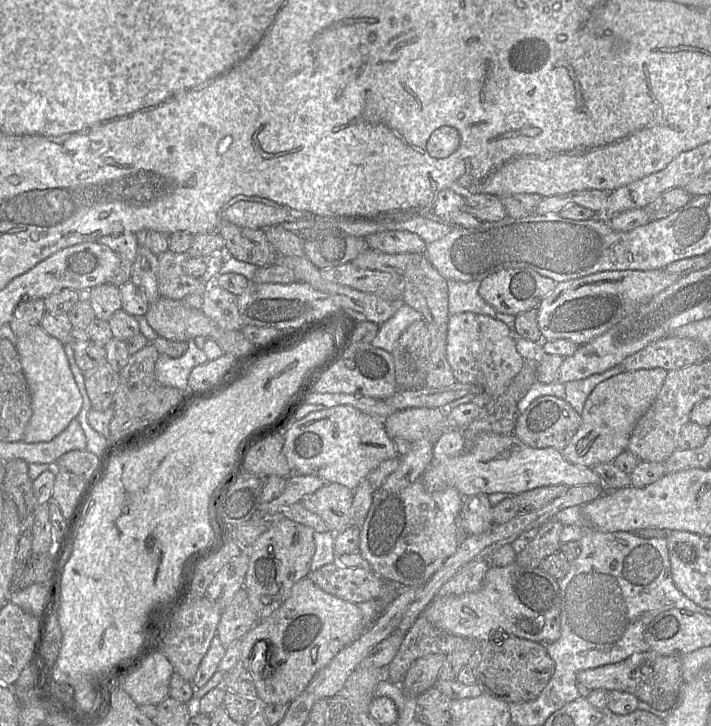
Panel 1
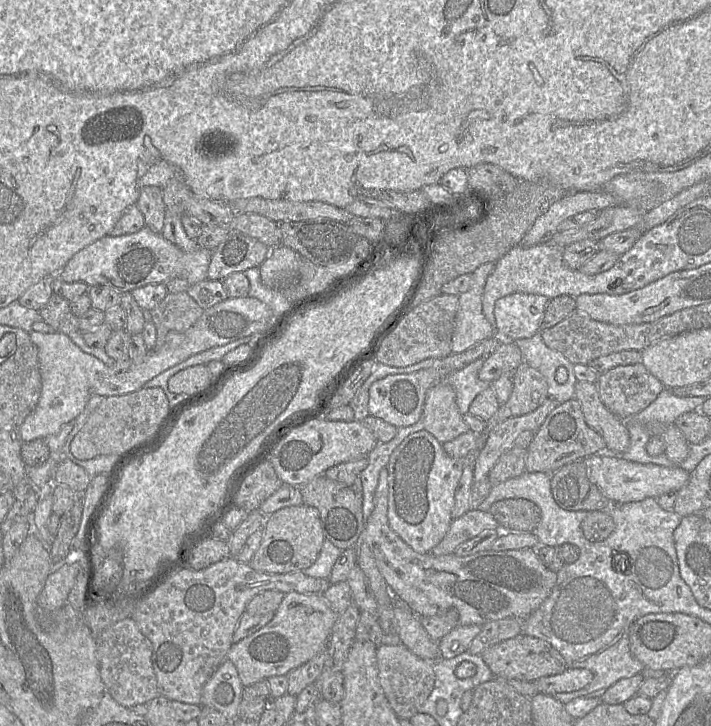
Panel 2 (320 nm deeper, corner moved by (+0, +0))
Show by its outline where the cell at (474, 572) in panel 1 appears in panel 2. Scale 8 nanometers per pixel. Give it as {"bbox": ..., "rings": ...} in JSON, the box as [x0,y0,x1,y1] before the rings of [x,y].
{"bbox":[474,397,559,482],"rings":[[[548,397],[538,408],[522,416],[506,419],[489,433],[485,445],[477,453],[474,482],[488,476],[499,458],[514,448],[528,449],[533,437],[559,402]]]}

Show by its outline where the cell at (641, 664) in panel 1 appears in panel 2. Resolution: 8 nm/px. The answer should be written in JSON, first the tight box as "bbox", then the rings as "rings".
{"bbox":[535,668,593,695],"rings":[[[567,668],[564,672],[537,679],[535,682],[539,693],[552,695],[573,692],[587,686],[593,679],[593,673],[585,668]]]}

